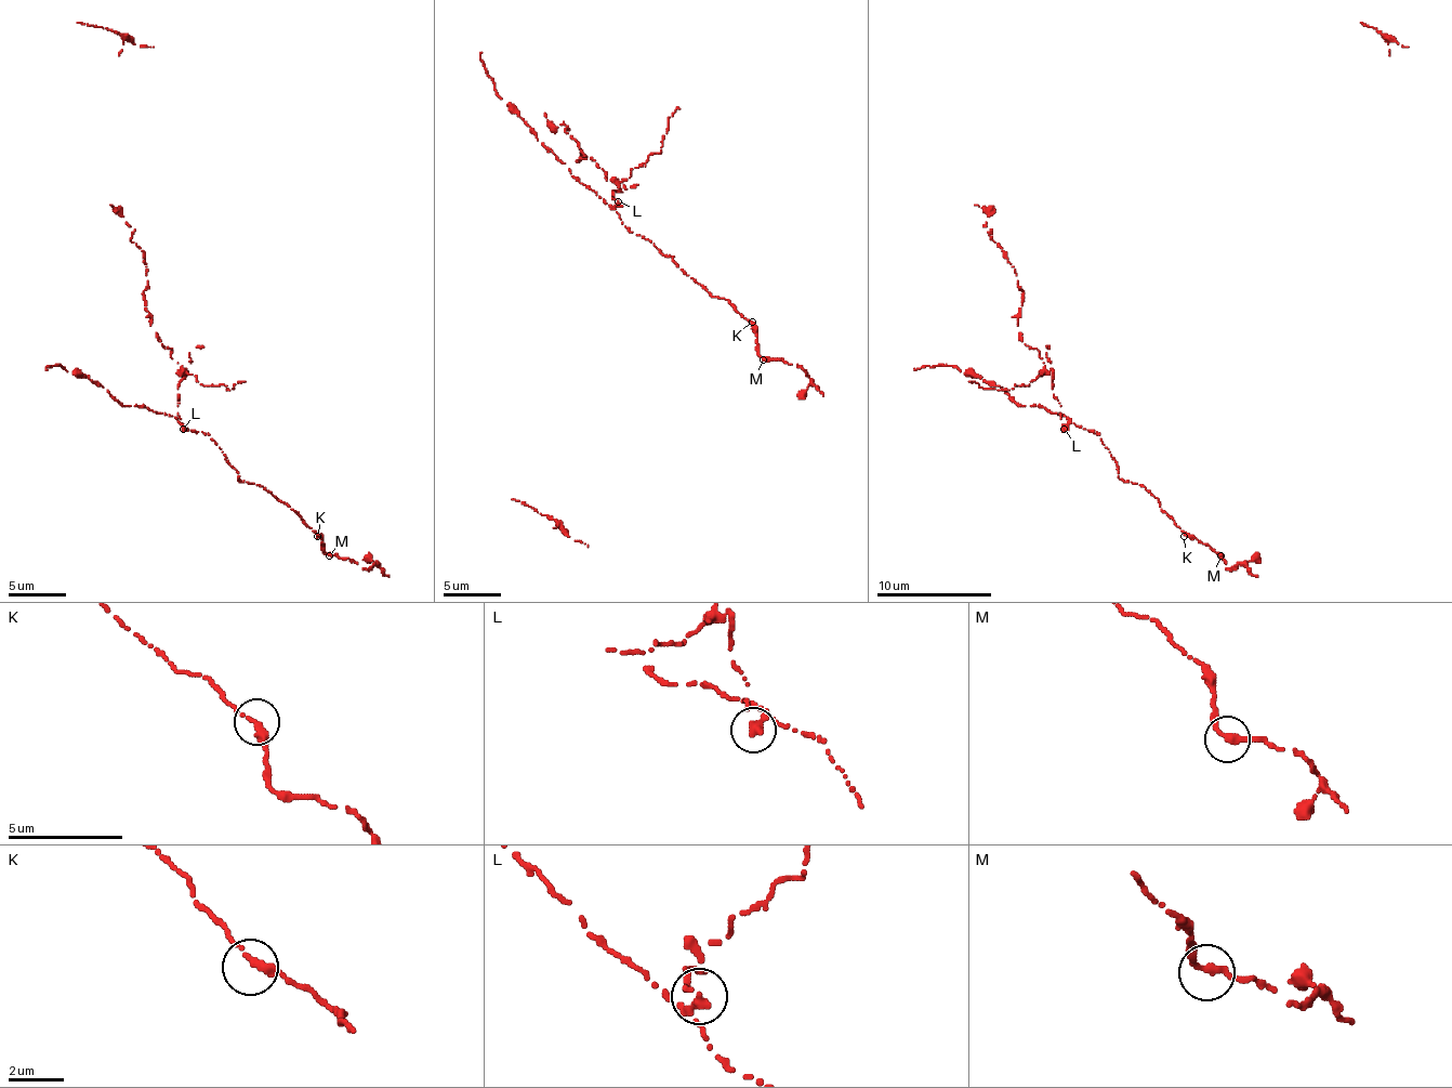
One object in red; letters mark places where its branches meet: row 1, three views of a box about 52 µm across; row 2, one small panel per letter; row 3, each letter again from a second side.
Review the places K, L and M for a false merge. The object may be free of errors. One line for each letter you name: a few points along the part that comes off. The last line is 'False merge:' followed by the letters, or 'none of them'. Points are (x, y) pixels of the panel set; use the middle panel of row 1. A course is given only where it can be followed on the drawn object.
L: Course of the part to remove: (617, 201), (617, 184), (585, 155), (577, 161), (582, 155), (565, 123), (554, 127), (545, 112)
False merge: L

